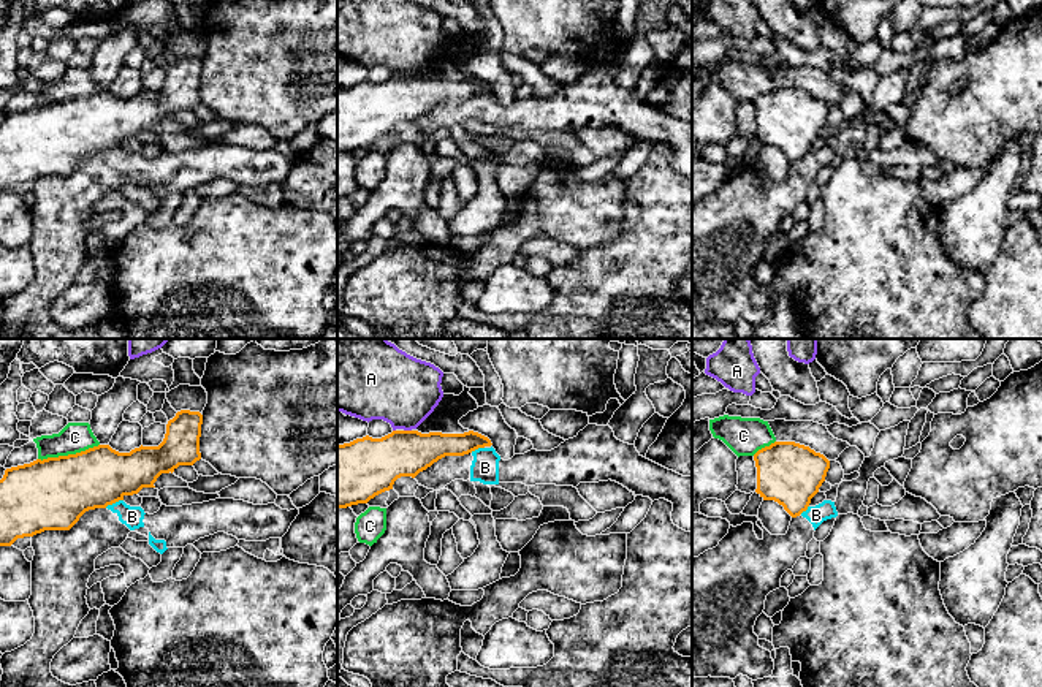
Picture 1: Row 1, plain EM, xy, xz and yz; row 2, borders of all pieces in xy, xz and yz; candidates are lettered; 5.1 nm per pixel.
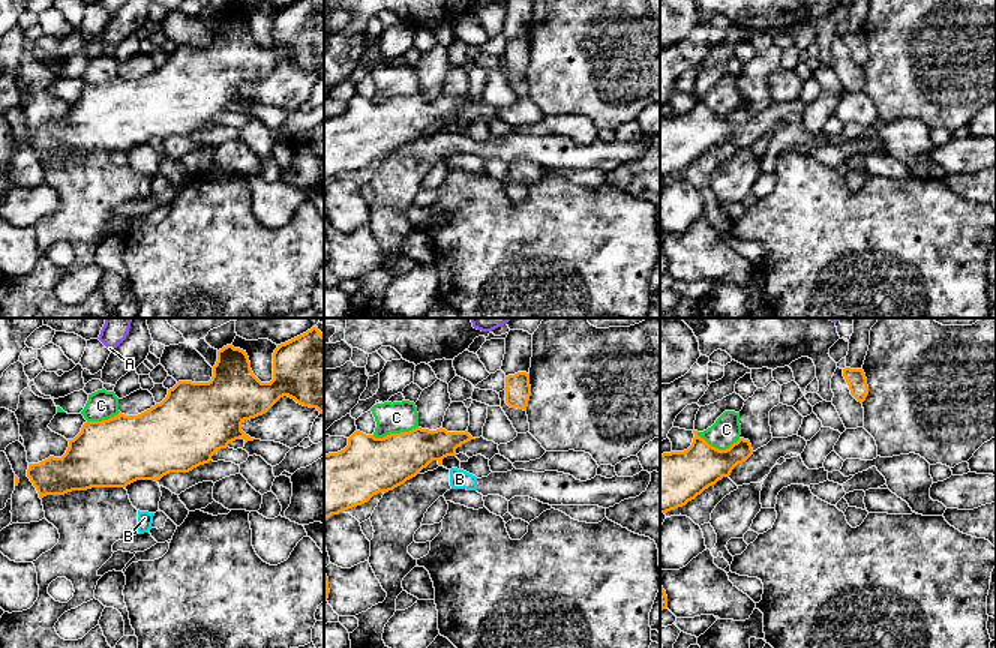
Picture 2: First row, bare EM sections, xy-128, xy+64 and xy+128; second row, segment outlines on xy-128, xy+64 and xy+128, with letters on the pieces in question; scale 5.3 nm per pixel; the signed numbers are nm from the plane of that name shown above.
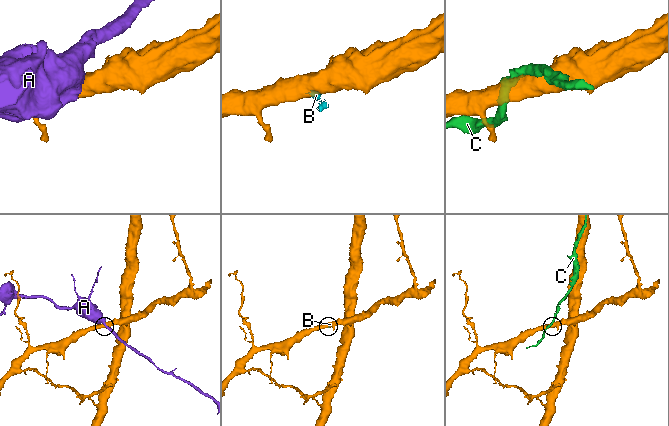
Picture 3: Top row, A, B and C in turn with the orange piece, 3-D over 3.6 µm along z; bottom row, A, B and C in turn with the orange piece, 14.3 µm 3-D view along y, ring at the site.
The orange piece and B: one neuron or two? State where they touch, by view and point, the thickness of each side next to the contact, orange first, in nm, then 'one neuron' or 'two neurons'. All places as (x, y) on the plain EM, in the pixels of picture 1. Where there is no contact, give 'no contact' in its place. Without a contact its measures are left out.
contact xy (113, 148); calibres 320 and 110 nm; two neurons

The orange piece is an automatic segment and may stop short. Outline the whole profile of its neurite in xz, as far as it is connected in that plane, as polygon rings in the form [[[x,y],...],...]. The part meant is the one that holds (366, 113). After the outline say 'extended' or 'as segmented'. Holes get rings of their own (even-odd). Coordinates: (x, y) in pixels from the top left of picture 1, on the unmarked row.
[[[393,76],[382,84],[369,81],[337,90],[337,154],[367,149],[393,135],[401,122],[415,123],[445,101],[464,101],[491,92],[478,78],[442,79]]] | as segmented

